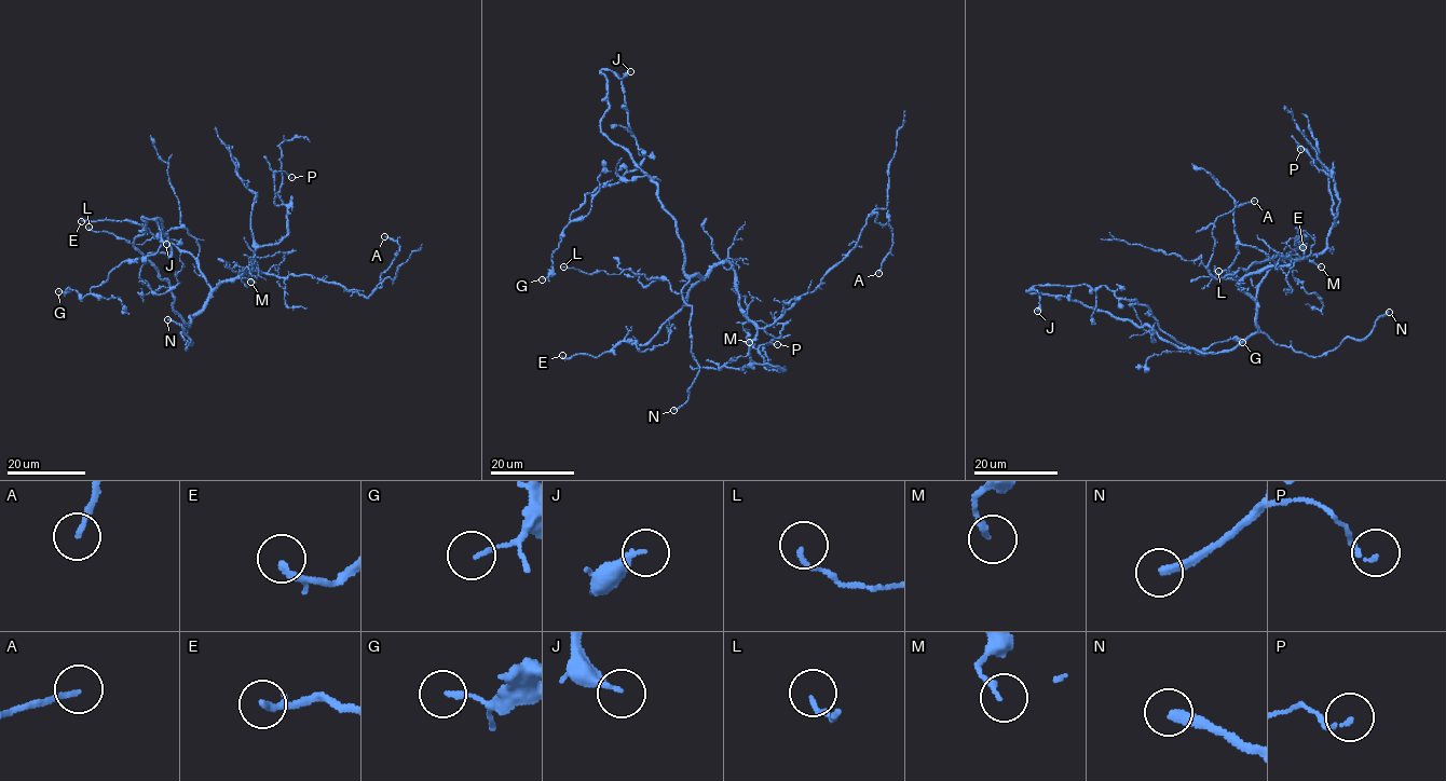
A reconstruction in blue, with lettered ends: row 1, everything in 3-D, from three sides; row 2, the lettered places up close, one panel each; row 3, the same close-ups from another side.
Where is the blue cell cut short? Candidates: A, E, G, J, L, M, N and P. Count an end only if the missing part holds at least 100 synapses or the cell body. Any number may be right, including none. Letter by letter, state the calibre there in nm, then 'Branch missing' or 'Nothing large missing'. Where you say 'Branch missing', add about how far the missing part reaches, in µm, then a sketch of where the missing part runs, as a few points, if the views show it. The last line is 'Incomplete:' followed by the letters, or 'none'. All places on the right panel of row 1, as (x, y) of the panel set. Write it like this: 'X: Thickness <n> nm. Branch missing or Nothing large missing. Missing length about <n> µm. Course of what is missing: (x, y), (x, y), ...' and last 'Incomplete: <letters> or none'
A: Thickness 160 nm. Nothing large missing
E: Thickness 140 nm. Nothing large missing
G: Thickness 130 nm. Nothing large missing
J: Thickness 240 nm. Branch missing. Missing length about 110 µm. Course of what is missing: (1037, 311), (1031, 301), (1059, 268), (1064, 222), (1078, 210), (1067, 164)
L: Thickness 120 nm. Nothing large missing
M: Thickness 180 nm. Nothing large missing
N: Thickness 320 nm. Nothing large missing
P: Thickness 110 nm. Nothing large missing
Incomplete: J

